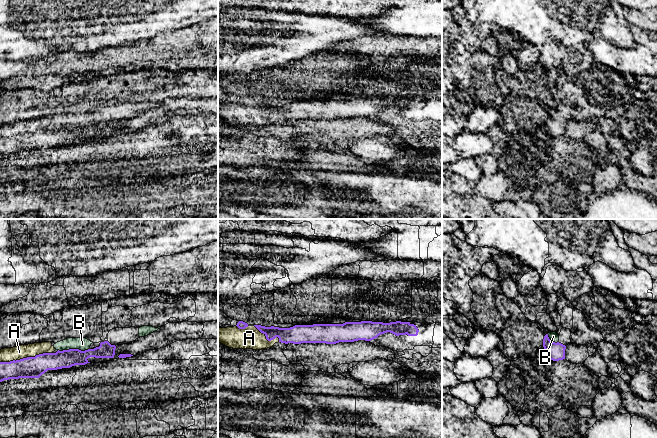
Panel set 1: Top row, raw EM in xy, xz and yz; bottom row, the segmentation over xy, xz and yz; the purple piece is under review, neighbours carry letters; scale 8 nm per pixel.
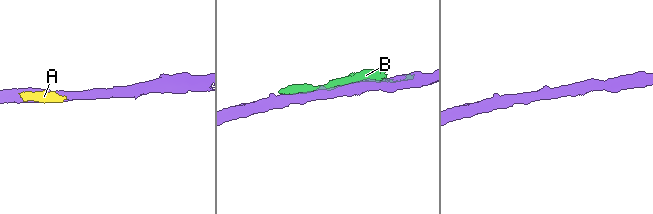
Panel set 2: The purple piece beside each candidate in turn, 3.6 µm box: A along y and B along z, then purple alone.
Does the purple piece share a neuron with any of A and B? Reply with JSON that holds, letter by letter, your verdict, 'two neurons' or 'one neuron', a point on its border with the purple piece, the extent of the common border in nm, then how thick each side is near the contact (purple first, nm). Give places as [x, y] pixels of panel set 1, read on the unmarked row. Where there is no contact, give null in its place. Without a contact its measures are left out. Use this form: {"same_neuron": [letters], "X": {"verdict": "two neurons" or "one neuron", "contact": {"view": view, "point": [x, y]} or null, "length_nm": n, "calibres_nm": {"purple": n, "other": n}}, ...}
{"same_neuron": [], "A": {"verdict": "two neurons", "contact": {"view": "xy", "point": [25, 134]}, "length_nm": 420, "calibres_nm": {"purple": 180, "other": 110}}, "B": {"verdict": "two neurons", "contact": {"view": "xy", "point": [73, 125]}, "length_nm": 240, "calibres_nm": {"purple": 140, "other": 100}}}

